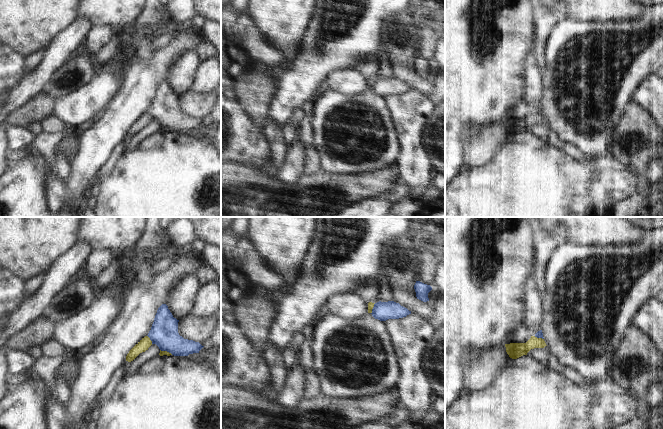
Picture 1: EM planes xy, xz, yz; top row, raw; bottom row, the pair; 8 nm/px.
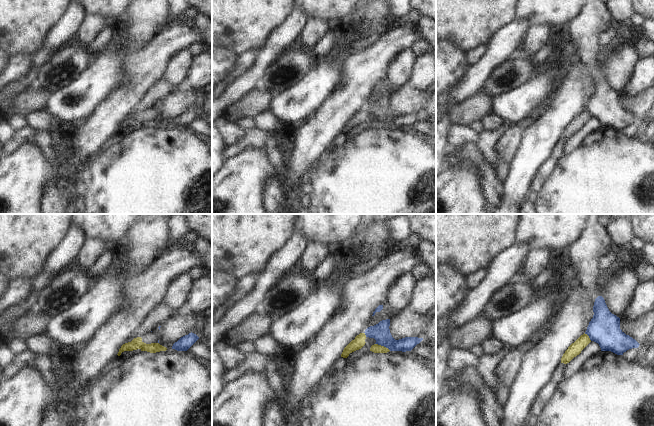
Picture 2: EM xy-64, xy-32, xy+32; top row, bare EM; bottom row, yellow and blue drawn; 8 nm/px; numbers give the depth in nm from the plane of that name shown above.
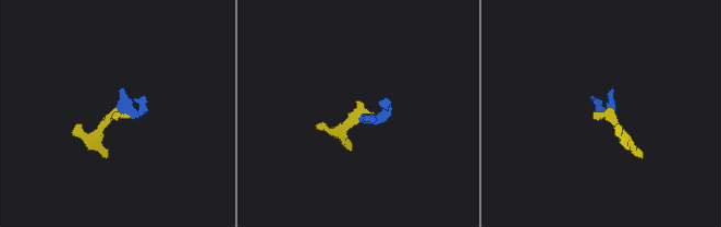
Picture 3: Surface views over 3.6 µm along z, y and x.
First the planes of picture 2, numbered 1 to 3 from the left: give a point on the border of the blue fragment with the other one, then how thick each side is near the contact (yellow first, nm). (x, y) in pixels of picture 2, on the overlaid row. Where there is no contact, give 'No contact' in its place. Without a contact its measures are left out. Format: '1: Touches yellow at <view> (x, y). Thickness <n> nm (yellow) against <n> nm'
1: No contact
2: Touches yellow at xy-32 (383, 346). Thickness 70 nm (yellow) against 150 nm
3: Touches yellow at xy+32 (588, 336). Thickness 100 nm (yellow) against 260 nm

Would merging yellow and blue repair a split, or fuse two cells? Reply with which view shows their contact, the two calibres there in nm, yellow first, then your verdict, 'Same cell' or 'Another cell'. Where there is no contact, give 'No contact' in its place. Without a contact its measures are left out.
Touches yellow in xy. Thickness 90 nm (yellow) against 220 nm. Another cell

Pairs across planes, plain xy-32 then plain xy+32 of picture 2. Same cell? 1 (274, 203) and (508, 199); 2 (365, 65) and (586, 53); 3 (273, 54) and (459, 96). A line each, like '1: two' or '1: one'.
1: two
2: two
3: one

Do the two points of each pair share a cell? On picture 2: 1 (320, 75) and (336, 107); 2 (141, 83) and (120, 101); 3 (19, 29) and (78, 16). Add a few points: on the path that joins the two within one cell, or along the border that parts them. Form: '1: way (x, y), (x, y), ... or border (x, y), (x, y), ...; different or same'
1: border (341, 75), (339, 87), (314, 112); different
2: way (136, 88), (125, 99); same
3: border (66, 10), (45, 40); different

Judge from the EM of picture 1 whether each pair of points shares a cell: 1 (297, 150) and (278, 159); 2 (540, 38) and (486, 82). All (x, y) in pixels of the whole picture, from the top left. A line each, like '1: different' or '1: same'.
1: different
2: different

